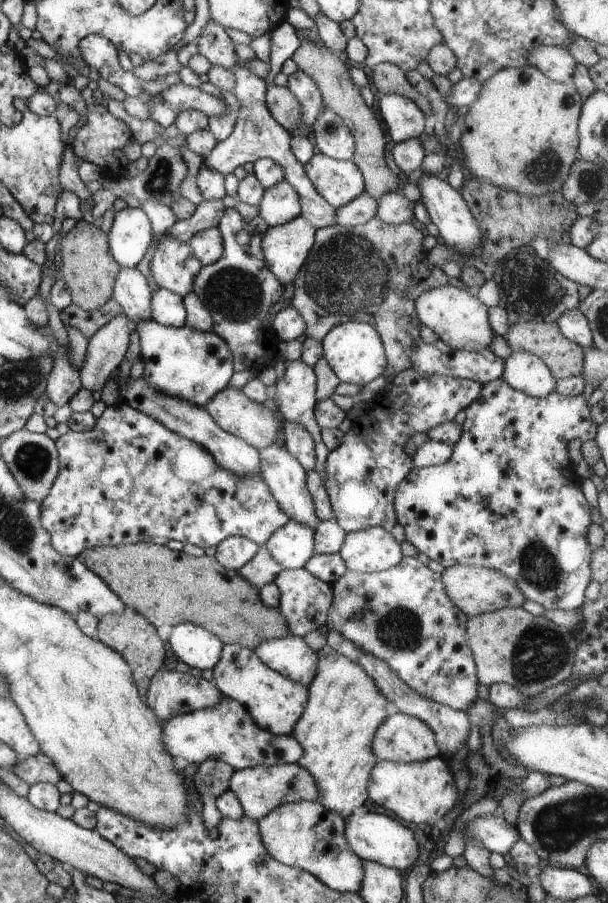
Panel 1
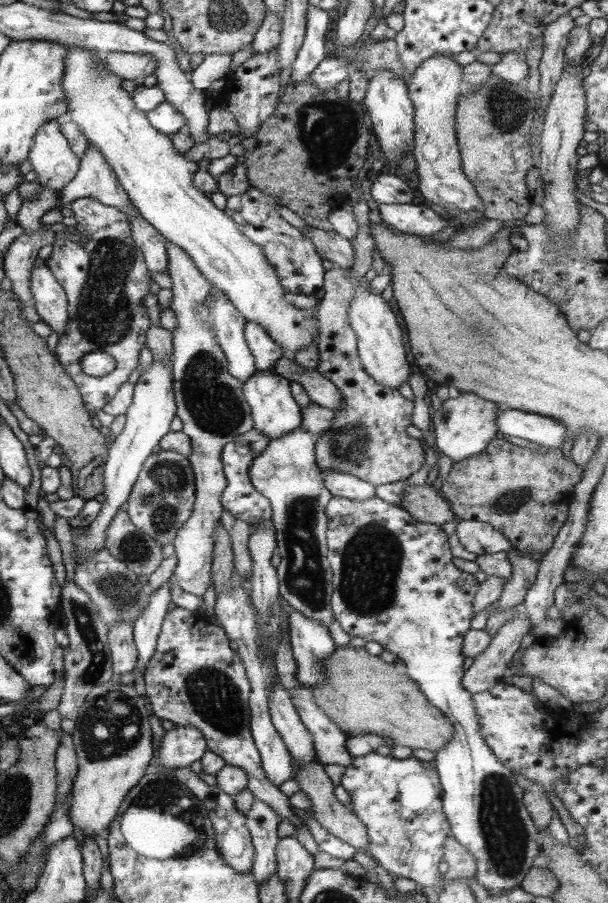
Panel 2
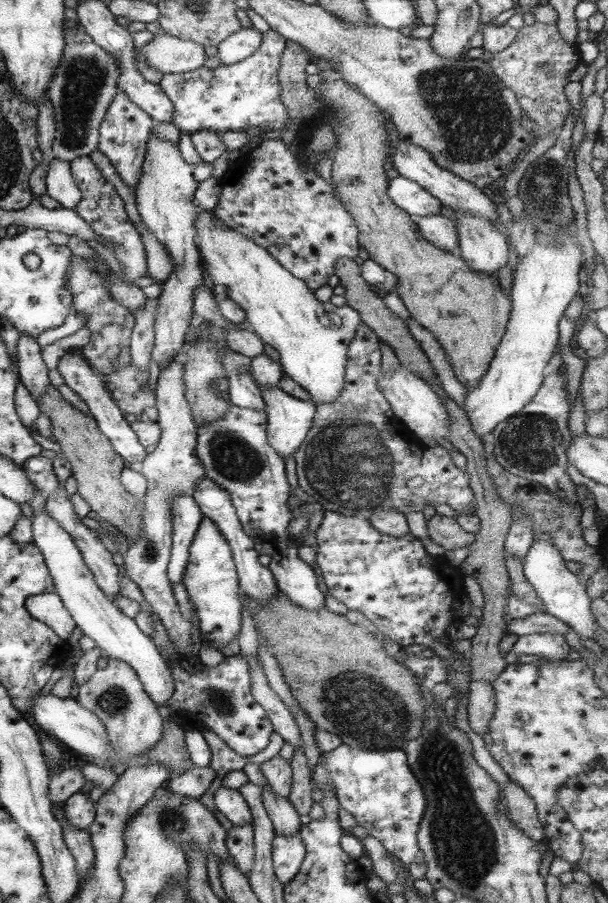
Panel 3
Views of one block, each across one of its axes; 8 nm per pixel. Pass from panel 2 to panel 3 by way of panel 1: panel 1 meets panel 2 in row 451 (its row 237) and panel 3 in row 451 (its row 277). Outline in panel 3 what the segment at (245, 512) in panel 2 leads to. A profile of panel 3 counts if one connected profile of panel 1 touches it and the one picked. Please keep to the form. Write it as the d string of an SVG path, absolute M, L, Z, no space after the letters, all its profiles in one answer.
M220 378L214 384L216 393L228 401L228 412L214 422L202 424L197 429L197 442L195 446L196 456L202 461L206 476L214 480L226 493L229 494L232 505L235 507L244 533L254 542L254 548L259 555L270 555L272 561L267 568L272 572L276 584L281 592L292 600L292 604L302 606L304 610L320 610L325 606L325 590L319 580L316 579L315 570L304 560L298 557L299 550L293 542L292 535L288 531L288 525L292 520L291 512L287 506L290 484L286 476L285 459L268 444L267 440L267 418L265 409L262 412L254 412L252 409L242 408L234 405L229 400L228 378Z

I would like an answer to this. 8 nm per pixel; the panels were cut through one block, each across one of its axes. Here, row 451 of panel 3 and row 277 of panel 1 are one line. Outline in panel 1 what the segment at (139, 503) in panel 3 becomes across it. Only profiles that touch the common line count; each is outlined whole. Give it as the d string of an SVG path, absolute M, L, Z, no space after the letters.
M82 217L74 228L63 234L57 249L58 274L66 282L73 303L93 313L113 298L114 280L120 266L109 249L109 238L100 227Z

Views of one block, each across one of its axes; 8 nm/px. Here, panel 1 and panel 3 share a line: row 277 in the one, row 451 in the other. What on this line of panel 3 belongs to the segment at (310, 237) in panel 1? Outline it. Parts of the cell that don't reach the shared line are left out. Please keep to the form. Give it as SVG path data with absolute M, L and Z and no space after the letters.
M258 384L258 388L260 388L260 394L265 402L268 444L270 444L270 446L272 446L282 458L288 458L288 456L292 456L292 454L300 448L300 444L306 440L309 428L312 426L313 418L316 414L316 405L314 405L313 402L306 402L306 400L300 400L300 398L286 394L286 392L284 392L279 386L274 386L274 388L262 388L262 386Z

